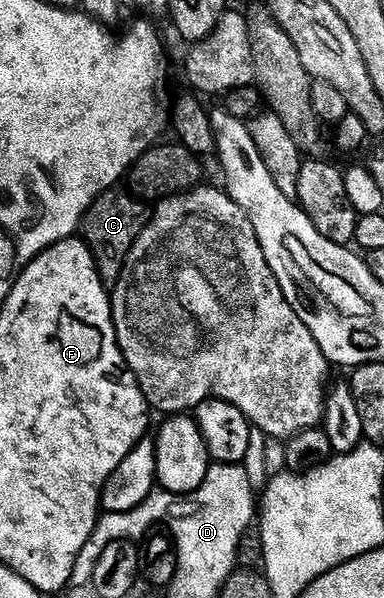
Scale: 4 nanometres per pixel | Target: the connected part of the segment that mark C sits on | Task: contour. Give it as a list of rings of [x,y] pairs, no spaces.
[[[108,192],[100,194],[98,200],[85,212],[83,221],[81,223],[81,237],[86,242],[87,247],[91,249],[91,255],[95,261],[95,267],[99,273],[99,279],[103,281],[104,286],[114,288],[117,280],[123,271],[123,265],[127,259],[127,254],[133,248],[133,244],[137,240],[137,236],[141,236],[143,227],[147,224],[149,217],[149,210],[144,203],[140,202],[138,198],[130,196],[128,193],[115,194],[119,192]]]

